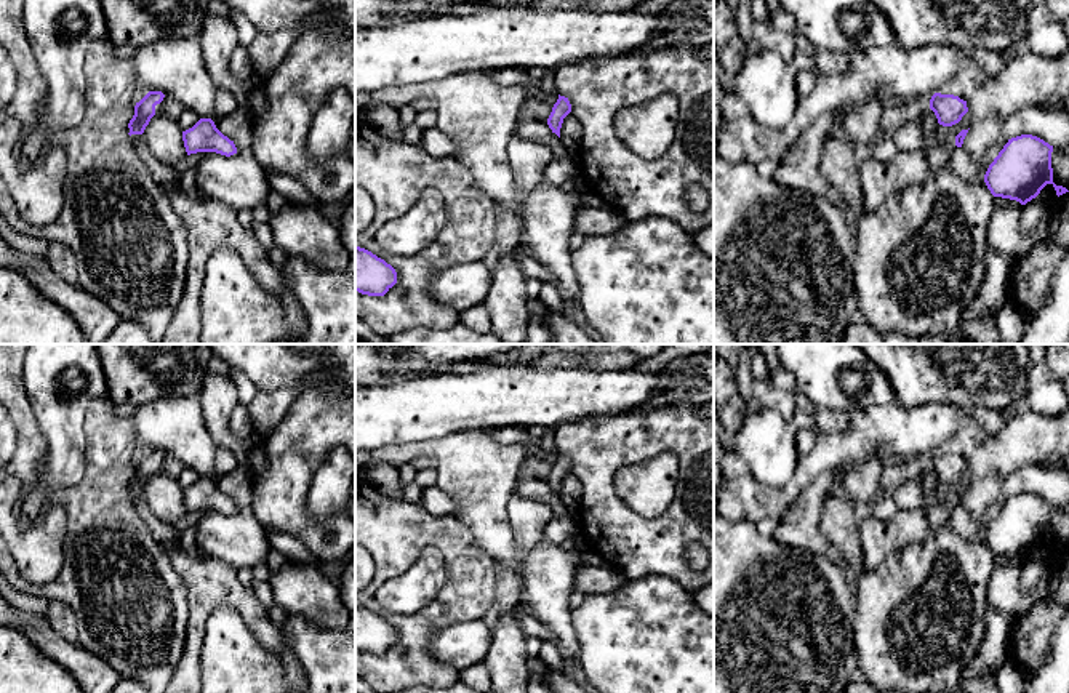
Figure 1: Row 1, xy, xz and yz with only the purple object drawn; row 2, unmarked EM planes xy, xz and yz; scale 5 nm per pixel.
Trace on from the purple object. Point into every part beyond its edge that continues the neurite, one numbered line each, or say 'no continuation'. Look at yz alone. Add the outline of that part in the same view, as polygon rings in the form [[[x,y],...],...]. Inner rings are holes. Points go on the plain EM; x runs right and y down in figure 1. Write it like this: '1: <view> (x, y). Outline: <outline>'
no continuation

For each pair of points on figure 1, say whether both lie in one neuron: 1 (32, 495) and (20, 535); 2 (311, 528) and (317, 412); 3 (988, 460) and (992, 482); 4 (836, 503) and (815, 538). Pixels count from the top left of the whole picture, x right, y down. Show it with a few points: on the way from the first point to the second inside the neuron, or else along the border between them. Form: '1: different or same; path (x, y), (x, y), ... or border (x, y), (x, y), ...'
1: different; border (55, 498), (29, 517), (20, 509)
2: same; path (295, 500), (295, 450), (303, 440)
3: different; border (1004, 476), (986, 474), (968, 485)
4: different; border (829, 492), (820, 516), (820, 532), (832, 556)

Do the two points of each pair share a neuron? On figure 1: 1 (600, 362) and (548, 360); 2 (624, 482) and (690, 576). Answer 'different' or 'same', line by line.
1: same
2: different

